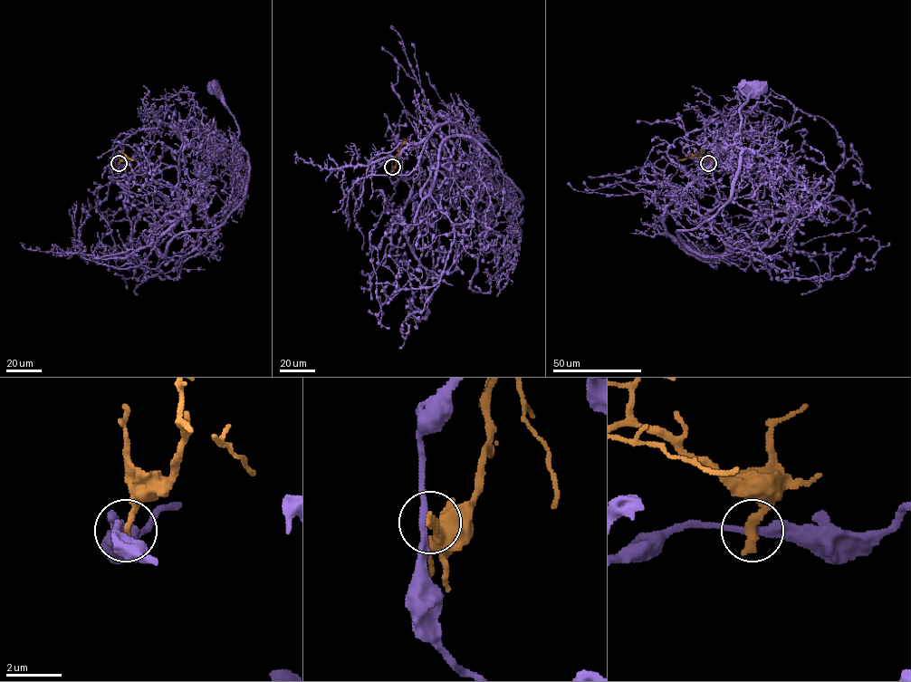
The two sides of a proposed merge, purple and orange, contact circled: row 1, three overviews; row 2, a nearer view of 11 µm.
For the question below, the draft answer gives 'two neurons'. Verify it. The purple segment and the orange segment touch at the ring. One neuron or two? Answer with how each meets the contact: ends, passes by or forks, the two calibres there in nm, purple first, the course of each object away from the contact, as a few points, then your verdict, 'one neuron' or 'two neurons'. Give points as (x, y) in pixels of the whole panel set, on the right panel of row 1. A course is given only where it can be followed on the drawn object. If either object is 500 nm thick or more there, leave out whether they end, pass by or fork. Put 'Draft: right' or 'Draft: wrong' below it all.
purple passes by; orange ends there; 280 nm thick on the purple side, 320 nm on the other; purple runs (708, 163), (720, 158), (753, 181), (772, 244), (702, 255), (677, 235), (730, 196), (740, 108), (758, 86); orange runs (708, 163), (699, 157), (678, 159); two neurons
Draft: right

